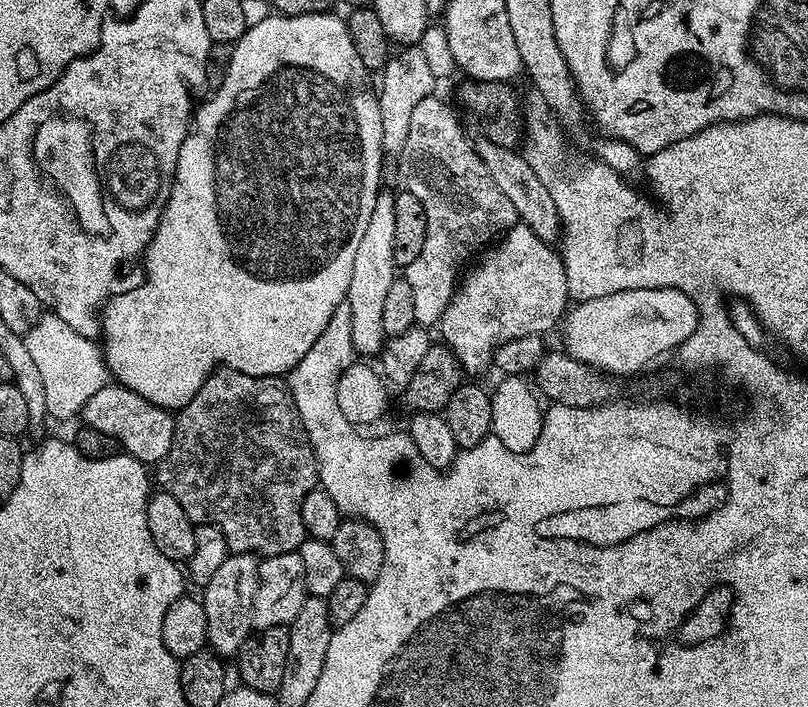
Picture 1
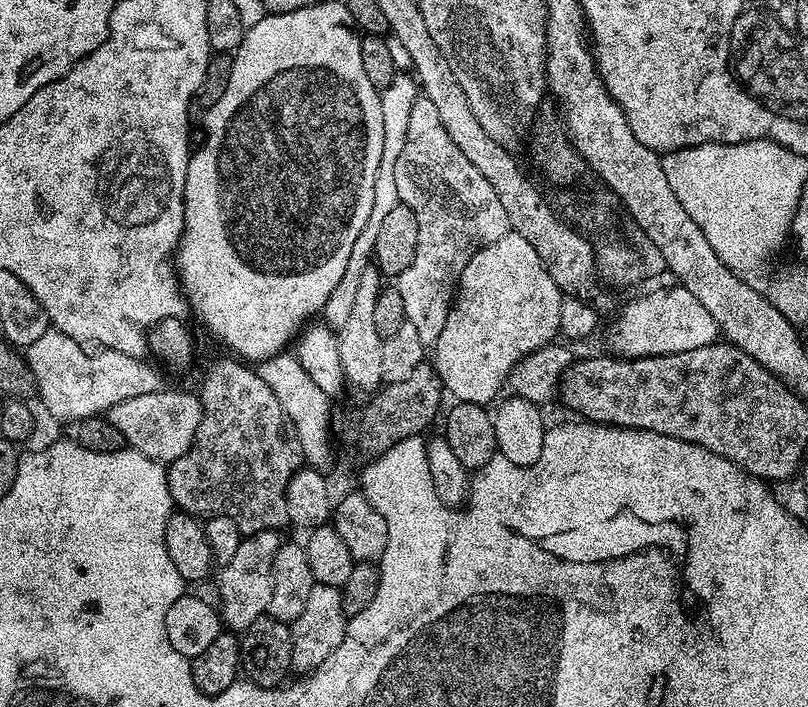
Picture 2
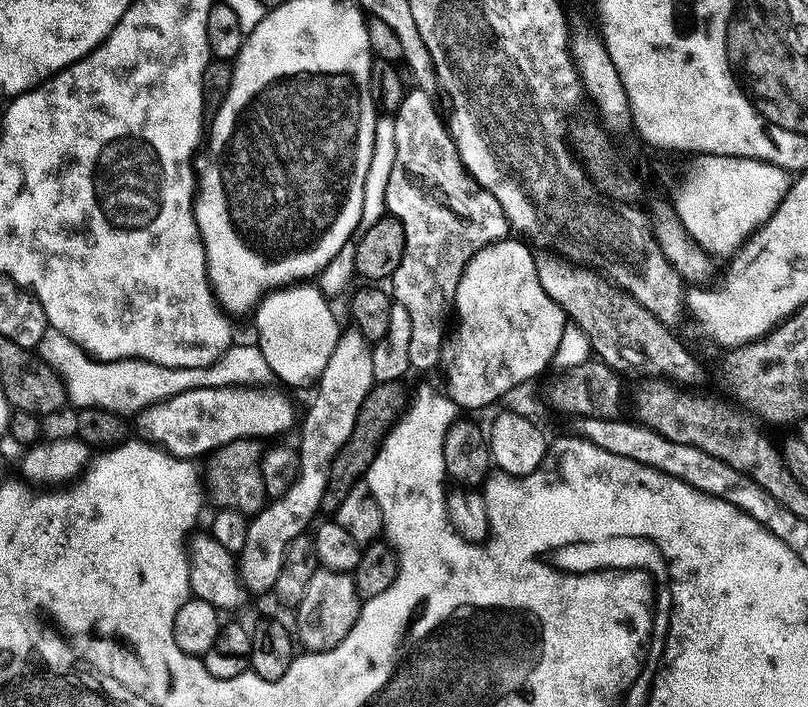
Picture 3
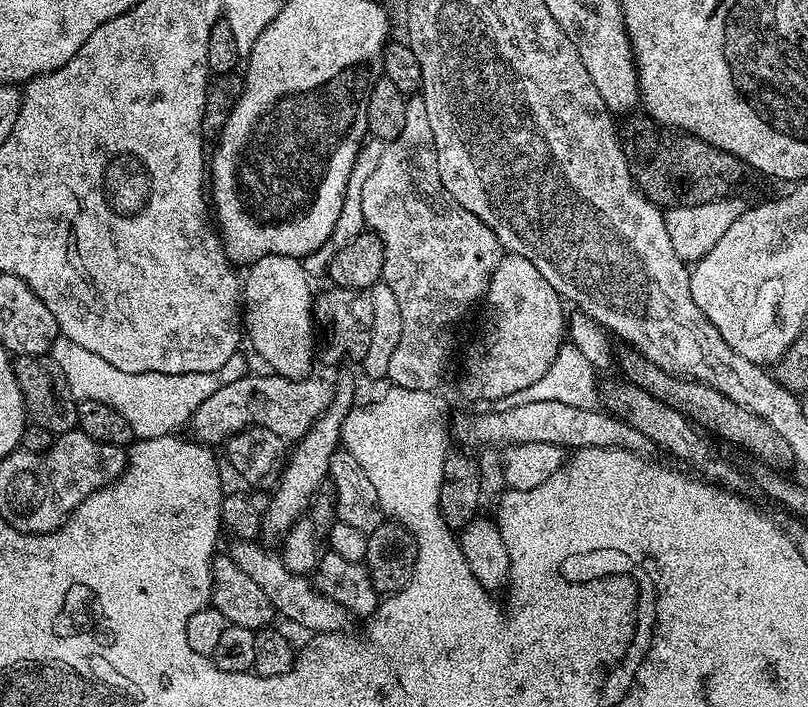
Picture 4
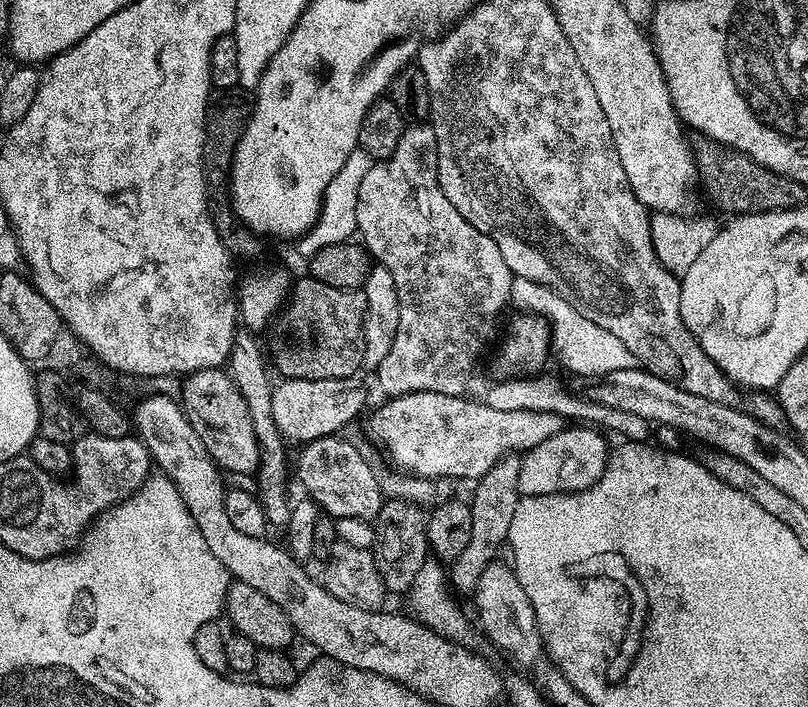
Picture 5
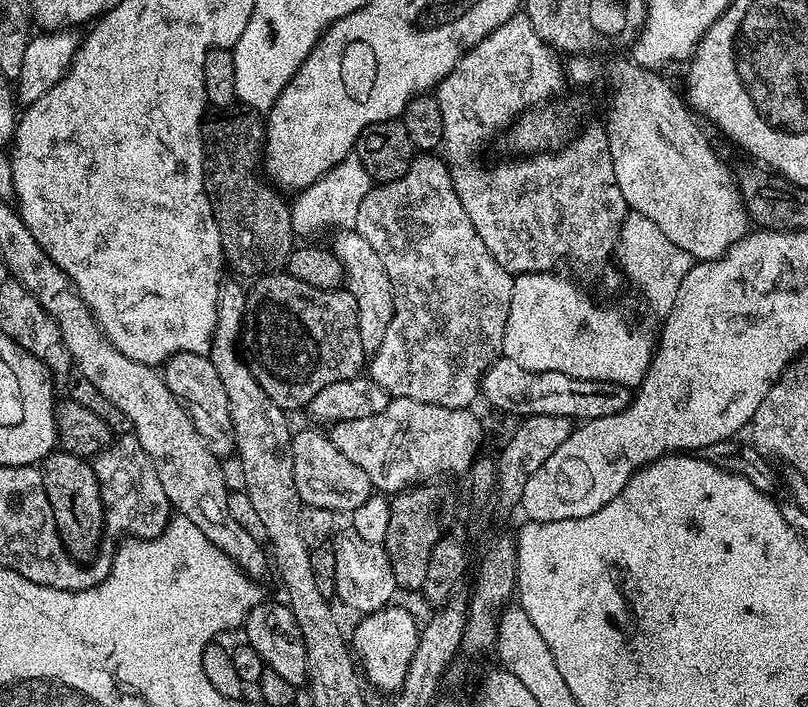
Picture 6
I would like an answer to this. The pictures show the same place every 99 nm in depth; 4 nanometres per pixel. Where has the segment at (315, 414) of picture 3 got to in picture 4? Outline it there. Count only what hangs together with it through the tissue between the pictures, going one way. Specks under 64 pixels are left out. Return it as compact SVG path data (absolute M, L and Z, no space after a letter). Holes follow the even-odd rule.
M344 384L341 388L337 387L332 397L332 405L316 419L312 429L301 440L295 441L287 457L286 467L271 493L273 494L272 501L269 502L268 509L265 507L262 512L262 532L265 537L268 535L283 538L301 516L309 511L312 497L329 479L328 467L332 461L332 455L341 447L340 431L344 428L344 419L347 418L351 408L351 386Z

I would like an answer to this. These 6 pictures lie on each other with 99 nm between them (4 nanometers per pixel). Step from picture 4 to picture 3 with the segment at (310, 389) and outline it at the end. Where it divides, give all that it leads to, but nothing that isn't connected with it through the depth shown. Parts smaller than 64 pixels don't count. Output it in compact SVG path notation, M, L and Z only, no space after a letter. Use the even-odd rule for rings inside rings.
M233 386L231 388L199 388L198 390L186 390L186 394L178 394L169 400L163 400L152 404L149 408L143 408L135 417L134 428L141 437L151 444L164 448L170 455L180 459L195 461L196 456L207 457L217 448L226 446L235 440L250 440L261 438L260 436L280 436L297 427L298 412L292 405L288 396L279 392L279 387L273 386Z

